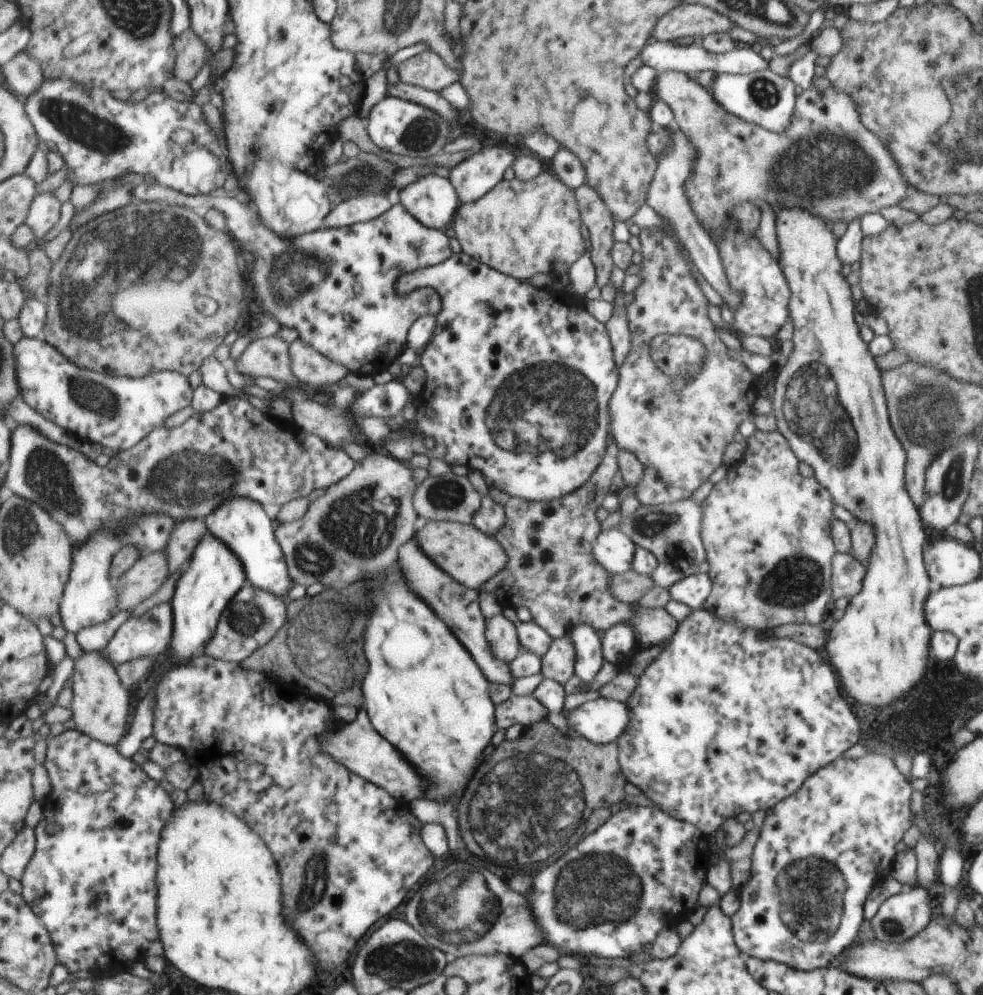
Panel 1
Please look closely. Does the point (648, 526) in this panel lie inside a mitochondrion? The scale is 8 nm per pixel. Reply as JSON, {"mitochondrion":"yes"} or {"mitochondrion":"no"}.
{"mitochondrion":"yes"}

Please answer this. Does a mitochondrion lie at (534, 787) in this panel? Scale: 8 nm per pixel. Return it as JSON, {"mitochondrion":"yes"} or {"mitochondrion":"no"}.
{"mitochondrion":"yes"}

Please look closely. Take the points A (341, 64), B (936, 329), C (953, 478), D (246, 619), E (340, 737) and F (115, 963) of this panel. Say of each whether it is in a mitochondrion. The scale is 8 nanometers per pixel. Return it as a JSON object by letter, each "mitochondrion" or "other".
{"A":"other","B":"other","C":"mitochondrion","D":"mitochondrion","E":"other","F":"other"}

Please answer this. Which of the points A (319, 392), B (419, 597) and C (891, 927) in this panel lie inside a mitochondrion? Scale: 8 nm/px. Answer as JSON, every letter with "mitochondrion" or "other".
{"A":"other","B":"other","C":"mitochondrion"}

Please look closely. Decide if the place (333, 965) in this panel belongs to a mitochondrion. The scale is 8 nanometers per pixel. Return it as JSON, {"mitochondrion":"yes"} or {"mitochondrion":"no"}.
{"mitochondrion":"no"}

